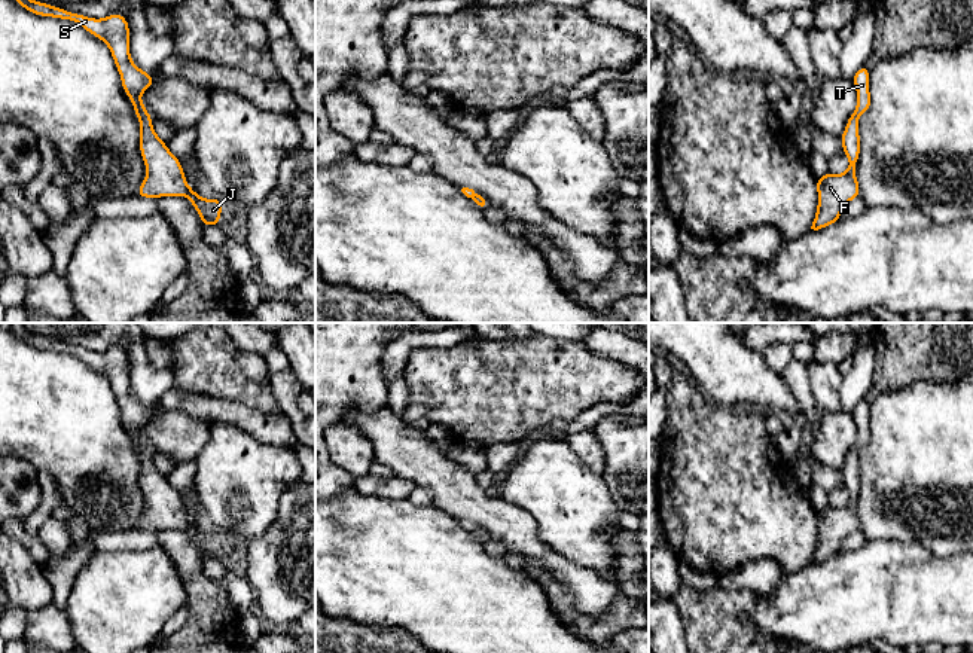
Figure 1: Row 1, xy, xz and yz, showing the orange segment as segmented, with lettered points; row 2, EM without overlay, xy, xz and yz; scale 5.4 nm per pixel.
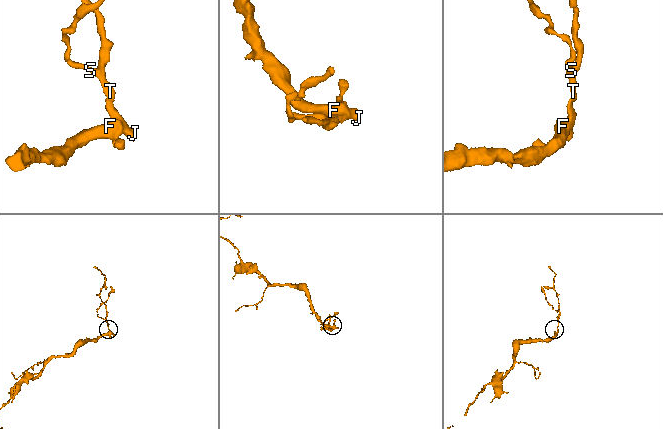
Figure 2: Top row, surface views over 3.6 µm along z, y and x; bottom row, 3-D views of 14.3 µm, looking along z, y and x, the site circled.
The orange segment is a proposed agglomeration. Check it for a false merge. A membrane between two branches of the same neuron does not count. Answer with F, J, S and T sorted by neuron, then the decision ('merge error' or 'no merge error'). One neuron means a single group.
F J S T; no merge error

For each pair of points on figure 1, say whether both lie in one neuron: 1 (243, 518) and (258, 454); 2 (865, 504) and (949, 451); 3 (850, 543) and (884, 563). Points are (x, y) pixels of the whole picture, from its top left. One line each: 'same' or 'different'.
1: same
2: same
3: different

